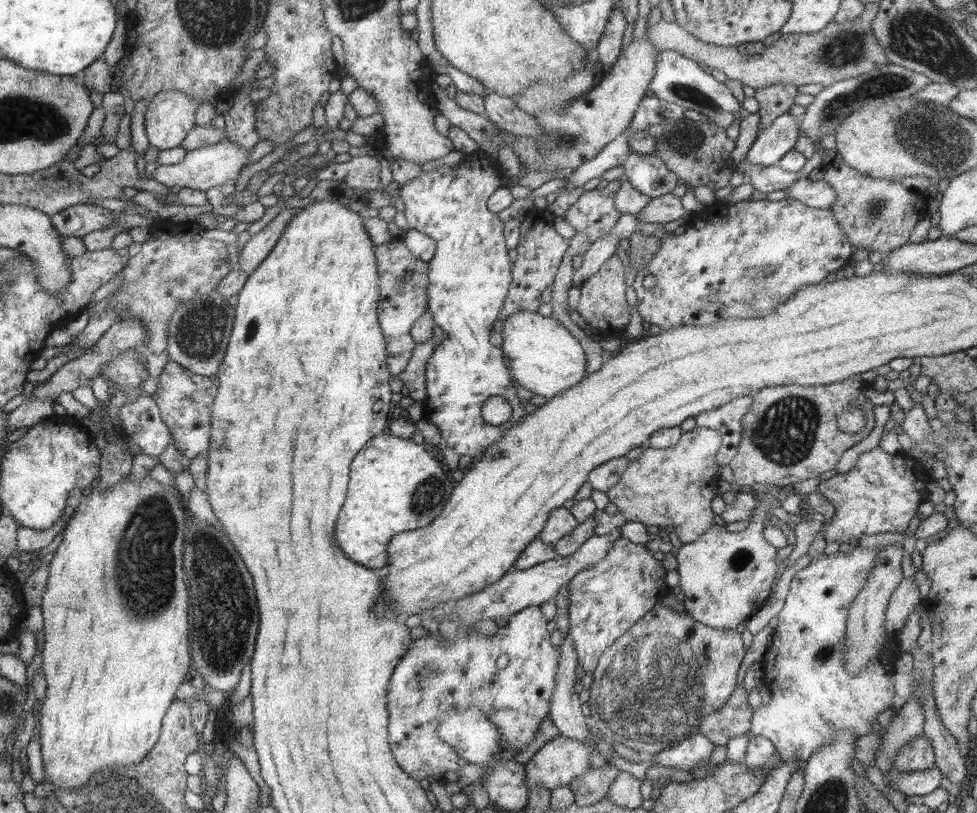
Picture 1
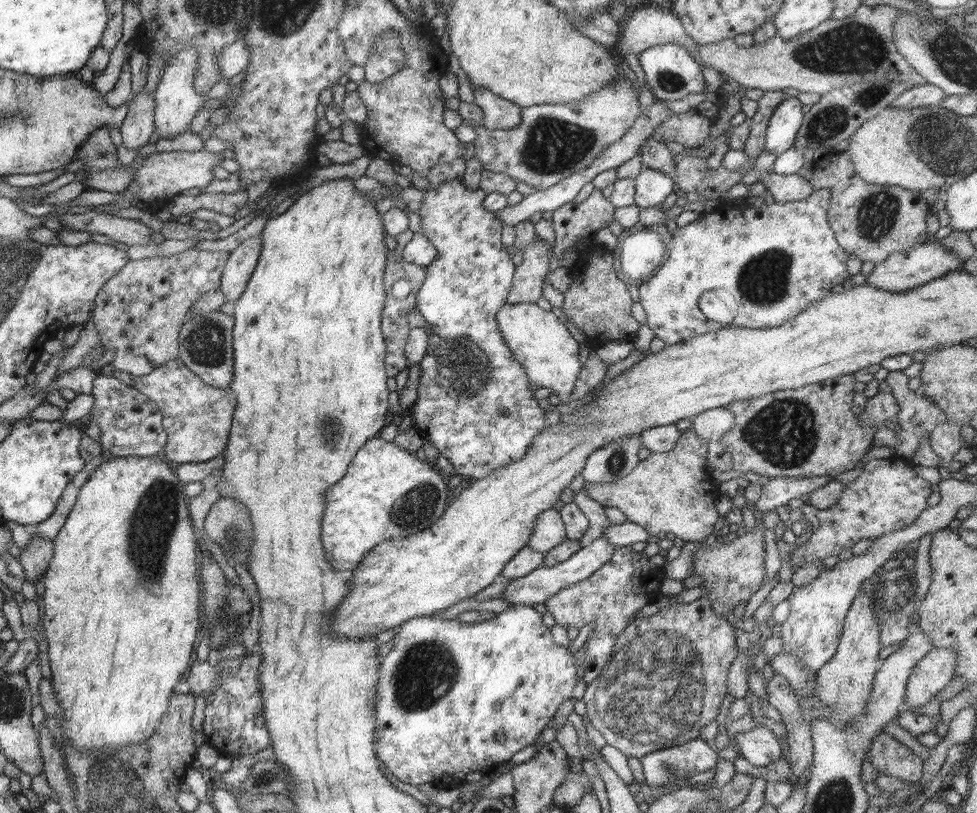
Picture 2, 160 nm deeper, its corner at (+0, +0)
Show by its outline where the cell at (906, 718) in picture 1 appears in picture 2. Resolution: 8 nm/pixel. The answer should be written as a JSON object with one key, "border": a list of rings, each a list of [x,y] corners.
{"border":[[[932,648],[912,669],[907,680],[903,709],[913,712],[936,698],[955,676],[957,654],[952,649]]]}

